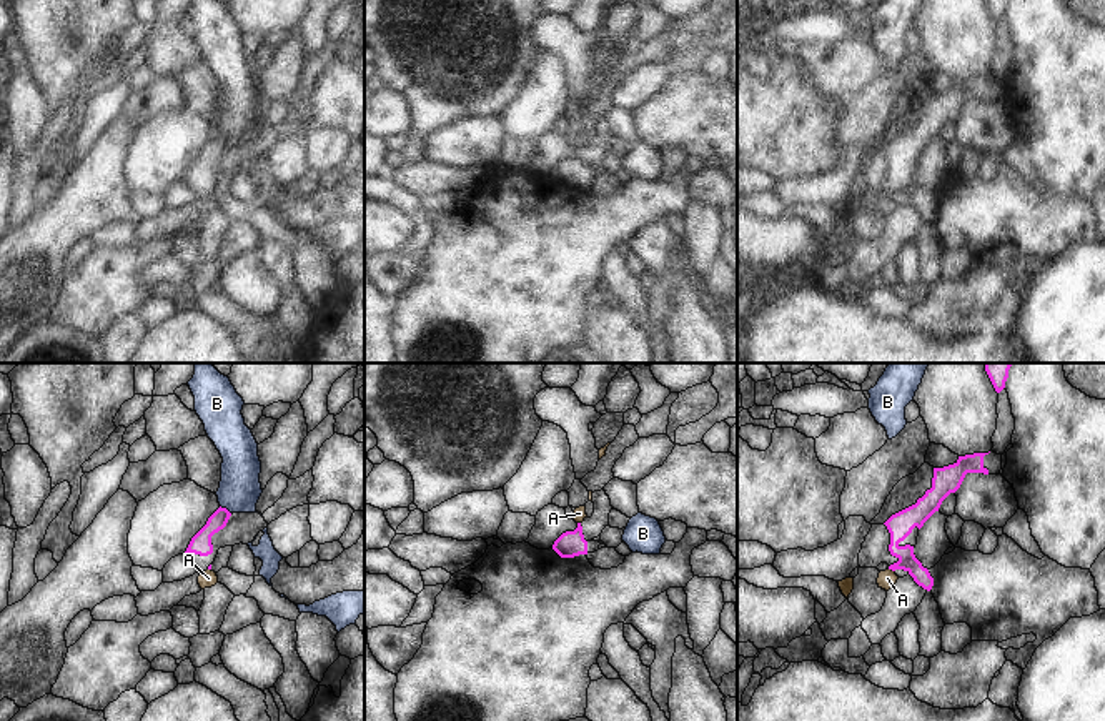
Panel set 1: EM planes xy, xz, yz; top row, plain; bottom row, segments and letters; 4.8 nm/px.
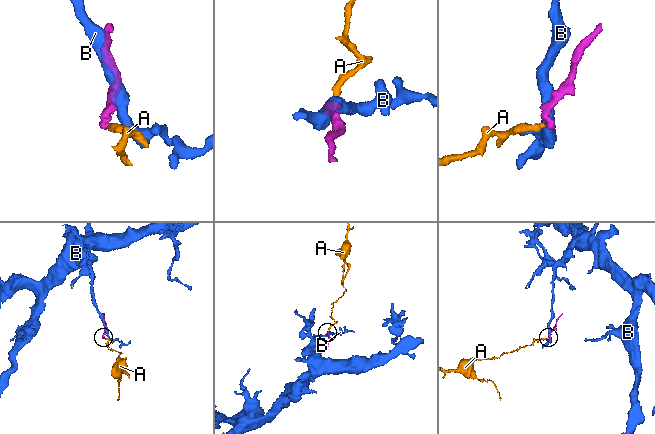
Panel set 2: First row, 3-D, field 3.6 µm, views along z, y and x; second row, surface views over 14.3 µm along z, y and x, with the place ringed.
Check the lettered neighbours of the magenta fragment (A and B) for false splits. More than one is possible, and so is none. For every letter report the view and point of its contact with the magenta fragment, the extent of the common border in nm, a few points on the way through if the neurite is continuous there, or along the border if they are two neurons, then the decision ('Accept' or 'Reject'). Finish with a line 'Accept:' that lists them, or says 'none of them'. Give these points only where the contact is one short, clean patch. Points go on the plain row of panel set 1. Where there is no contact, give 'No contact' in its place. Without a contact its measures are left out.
A: Touches magenta at yz (892, 197). Shared border 40 nm. Boundary: yz (889, 195), (894, 198). Reject
B: Touches magenta at xy (225, 135). Shared border 70 nm. Boundary: xy (220, 132), (230, 140). Reject
Accept: none of them.

